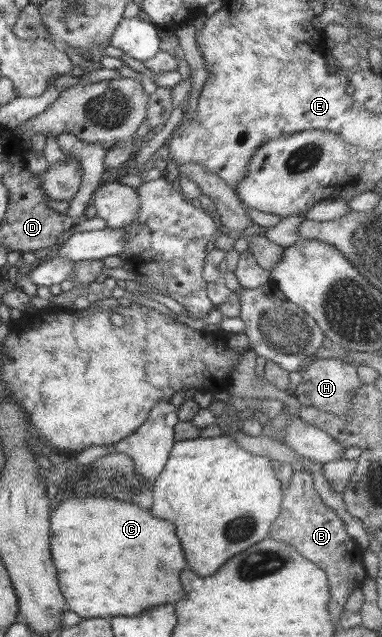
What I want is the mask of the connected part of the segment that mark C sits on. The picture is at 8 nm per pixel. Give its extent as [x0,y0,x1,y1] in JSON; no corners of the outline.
[49,494,187,619]

